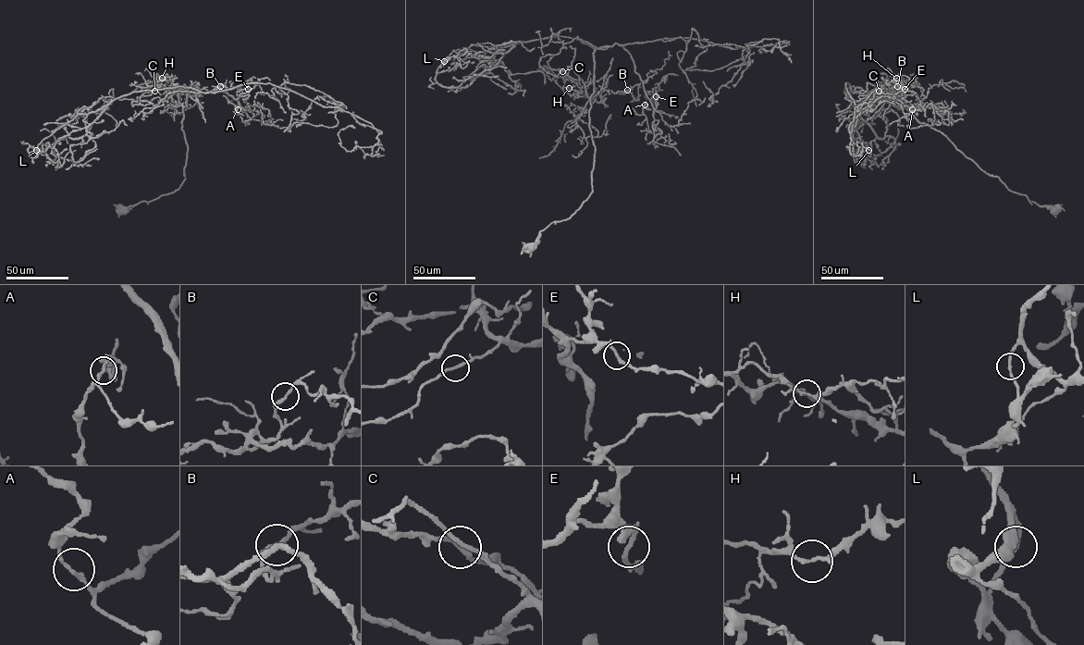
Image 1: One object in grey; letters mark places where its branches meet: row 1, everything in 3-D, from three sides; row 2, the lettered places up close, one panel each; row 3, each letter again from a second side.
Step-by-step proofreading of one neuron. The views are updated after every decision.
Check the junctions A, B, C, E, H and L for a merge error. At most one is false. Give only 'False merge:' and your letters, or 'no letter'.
False merge: L

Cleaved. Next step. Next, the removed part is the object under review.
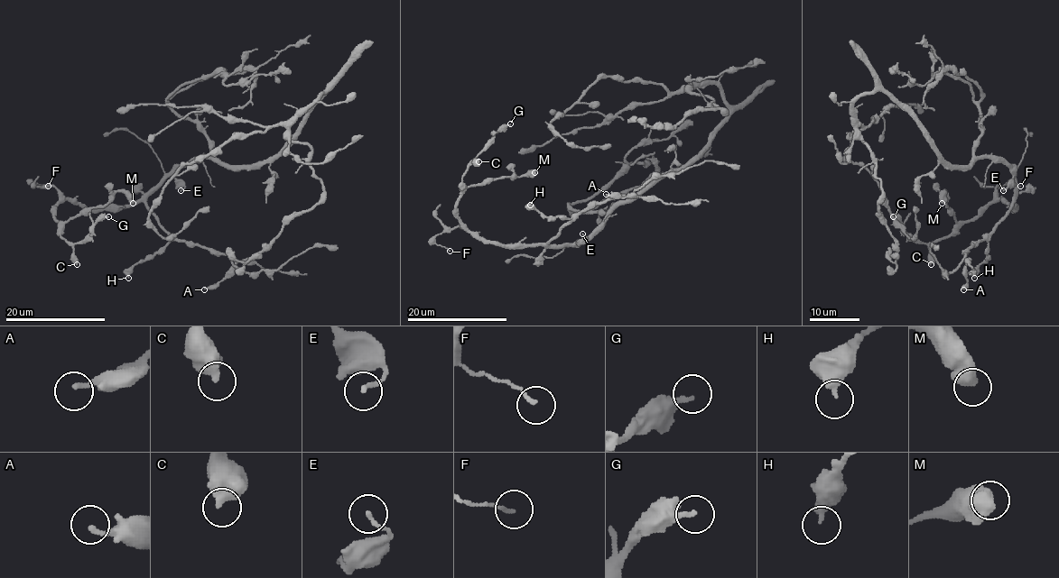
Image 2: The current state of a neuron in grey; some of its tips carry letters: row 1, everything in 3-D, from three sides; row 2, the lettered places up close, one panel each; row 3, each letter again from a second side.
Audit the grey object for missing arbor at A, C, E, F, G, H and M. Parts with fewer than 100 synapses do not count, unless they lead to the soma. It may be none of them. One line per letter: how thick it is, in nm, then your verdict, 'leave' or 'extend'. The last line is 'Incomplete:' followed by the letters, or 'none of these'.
A: calibre 190 nm; leave
C: calibre 550 nm; leave
E: calibre 150 nm; leave
F: calibre 130 nm; leave
G: calibre 200 nm; leave
H: calibre 400 nm; leave
M: calibre 600 nm; leave
Incomplete: none of these

